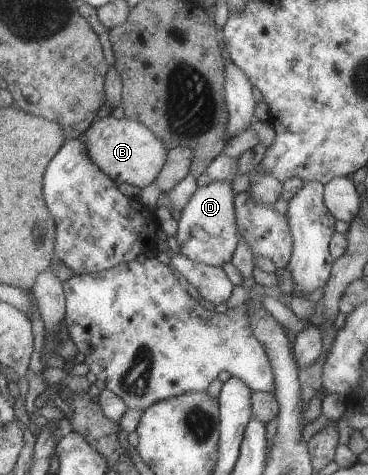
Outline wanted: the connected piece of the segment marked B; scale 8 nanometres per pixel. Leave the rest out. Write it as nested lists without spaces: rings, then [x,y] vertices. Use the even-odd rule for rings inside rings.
[[[111,114],[94,119],[78,139],[84,144],[92,163],[114,183],[119,184],[124,181],[141,189],[155,180],[167,154],[163,143],[149,128],[134,118],[117,119]]]

